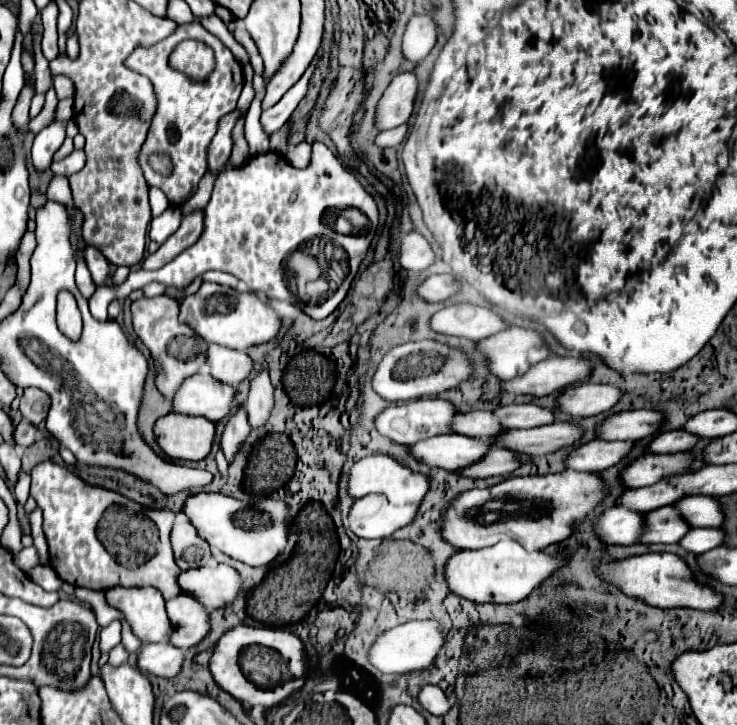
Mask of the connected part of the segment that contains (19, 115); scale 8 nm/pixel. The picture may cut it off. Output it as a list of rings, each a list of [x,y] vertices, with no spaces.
[[[26,85],[16,101],[16,107],[14,107],[14,125],[18,125],[18,129],[26,131],[26,125],[28,125],[28,109],[30,109],[30,99],[34,97],[34,87],[32,85]]]

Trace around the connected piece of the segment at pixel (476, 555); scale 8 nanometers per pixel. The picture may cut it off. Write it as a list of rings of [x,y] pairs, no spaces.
[[[502,541],[494,547],[476,551],[458,551],[444,565],[444,579],[450,593],[474,601],[492,605],[512,605],[522,601],[536,589],[550,573],[566,563],[566,557],[550,557],[544,551],[526,551],[514,541]]]

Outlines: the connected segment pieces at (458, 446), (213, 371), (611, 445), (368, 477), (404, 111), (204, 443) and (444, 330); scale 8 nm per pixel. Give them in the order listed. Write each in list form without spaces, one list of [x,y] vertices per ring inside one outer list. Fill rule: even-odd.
[[[446,433],[430,437],[426,441],[416,441],[406,449],[418,463],[454,471],[470,463],[476,463],[480,457],[484,457],[490,451],[490,443],[482,439],[478,441],[476,437]]]
[[[208,345],[206,363],[208,363],[208,373],[214,379],[228,385],[248,379],[252,371],[252,359],[248,357],[247,349],[240,351],[222,345]]]
[[[590,441],[576,447],[564,461],[566,469],[602,471],[616,465],[632,449],[632,441]]]
[[[370,455],[356,461],[348,473],[348,495],[352,499],[360,499],[368,493],[382,493],[390,503],[412,503],[416,505],[428,491],[428,479],[422,473],[414,473],[404,467],[400,461],[388,455]]]
[[[398,73],[386,87],[376,107],[374,125],[378,131],[394,129],[408,121],[414,107],[418,81],[412,73]]]
[[[168,413],[154,423],[154,437],[170,459],[200,461],[210,453],[214,423],[206,417]]]
[[[468,303],[448,305],[430,317],[432,331],[452,337],[464,337],[472,341],[480,341],[508,327],[510,325],[494,309],[476,307]]]

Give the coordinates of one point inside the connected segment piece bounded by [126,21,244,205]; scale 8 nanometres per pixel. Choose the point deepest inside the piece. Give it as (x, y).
(187, 113)

